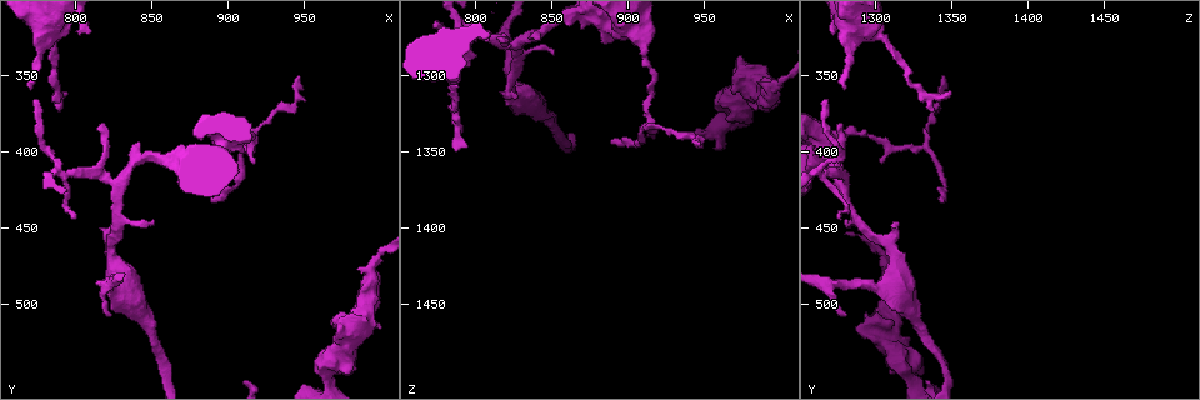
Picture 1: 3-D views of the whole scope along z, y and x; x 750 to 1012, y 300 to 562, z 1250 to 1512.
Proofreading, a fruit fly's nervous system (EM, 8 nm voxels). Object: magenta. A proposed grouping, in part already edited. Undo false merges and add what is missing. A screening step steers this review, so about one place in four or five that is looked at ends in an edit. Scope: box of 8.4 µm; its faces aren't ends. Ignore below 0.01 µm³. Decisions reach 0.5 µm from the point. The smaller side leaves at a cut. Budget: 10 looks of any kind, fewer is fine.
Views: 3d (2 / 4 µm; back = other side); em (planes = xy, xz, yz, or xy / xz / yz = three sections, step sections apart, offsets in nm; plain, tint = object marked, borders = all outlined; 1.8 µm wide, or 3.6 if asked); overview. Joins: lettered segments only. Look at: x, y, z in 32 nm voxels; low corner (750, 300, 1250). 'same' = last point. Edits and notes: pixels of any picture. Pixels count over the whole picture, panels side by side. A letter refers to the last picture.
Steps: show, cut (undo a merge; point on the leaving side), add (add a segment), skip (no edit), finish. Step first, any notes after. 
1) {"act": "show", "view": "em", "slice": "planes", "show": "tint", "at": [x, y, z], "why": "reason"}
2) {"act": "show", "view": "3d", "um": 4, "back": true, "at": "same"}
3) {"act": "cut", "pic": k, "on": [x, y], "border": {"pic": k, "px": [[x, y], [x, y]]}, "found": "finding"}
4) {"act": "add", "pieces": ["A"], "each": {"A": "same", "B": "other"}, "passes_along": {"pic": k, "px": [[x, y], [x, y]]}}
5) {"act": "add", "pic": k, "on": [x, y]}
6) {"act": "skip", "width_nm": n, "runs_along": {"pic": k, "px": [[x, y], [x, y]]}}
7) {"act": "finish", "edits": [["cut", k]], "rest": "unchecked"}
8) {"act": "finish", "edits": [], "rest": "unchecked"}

{"act": "show", "view": "3d", "um": 2, "at": [888, 432, 1344], "why": "tapers out"}

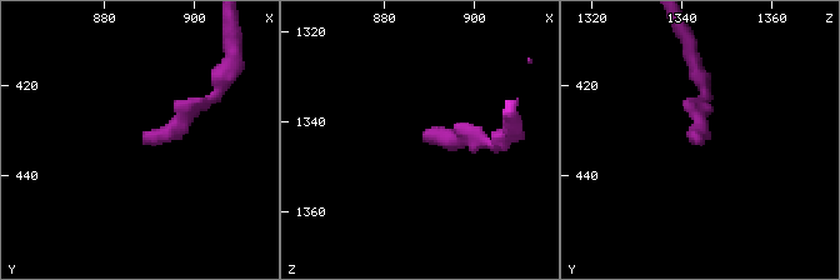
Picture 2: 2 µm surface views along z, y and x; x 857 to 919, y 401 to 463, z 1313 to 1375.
{"act": "show", "view": "em", "slice": "xz", "step": 8, "show": "tint", "at": [889, 431, 1342]}

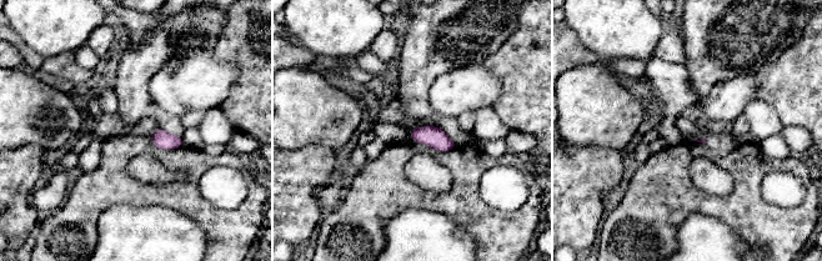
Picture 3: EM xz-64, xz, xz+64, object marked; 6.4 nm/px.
{"act": "show", "view": "em", "slice": "planes", "show": "borders", "at": "same", "why": "another direction"}

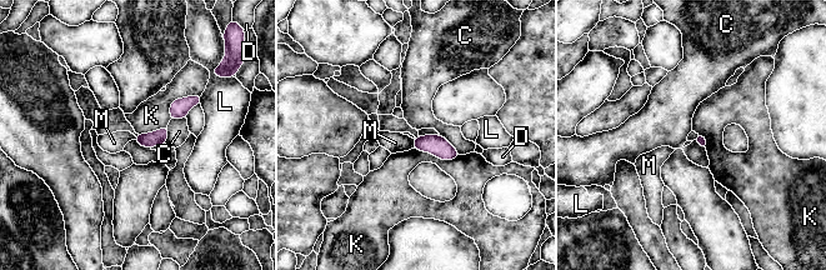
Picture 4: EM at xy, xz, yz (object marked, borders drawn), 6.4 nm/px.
{"act": "skip", "each": {"C": "other", "D": "other", "K": "other", "L": "other", "M": "other"}, "border": {"pic": 4, "px": [[412, 139], [414, 148]]}, "found": "no lettered segment goes on from it"}

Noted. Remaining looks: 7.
{"act": "show", "view": "em", "slice": "xy", "step": 16, "show": "tint", "at": [810, 320, 1272], "why": "branch stops here"}

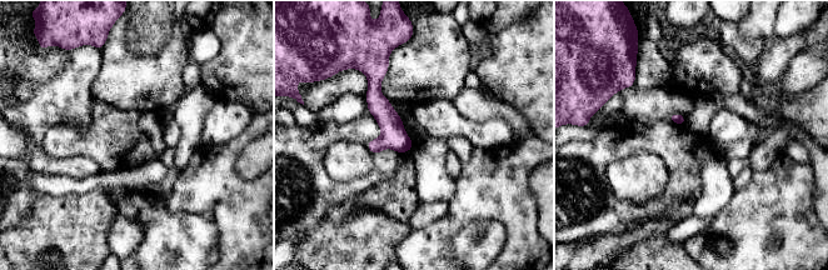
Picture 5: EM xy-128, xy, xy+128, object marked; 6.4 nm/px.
{"act": "show", "view": "em", "slice": "planes", "show": "borders", "at": "same"}

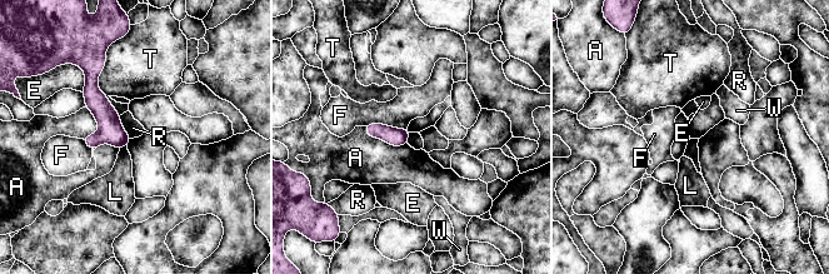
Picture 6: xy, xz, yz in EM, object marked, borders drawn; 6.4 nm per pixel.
{"act": "skip", "each": {"A": "other", "E": "other", "F": "other", "L": "other", "R": "other", "T": "other", "W": "other"}, "border": {"pic": 6, "px": [[119, 115], [121, 126], [131, 138]]}, "found": "none of them fits"}

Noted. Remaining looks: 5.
{"act": "show", "view": "em", "slice": "xz", "step": 16, "show": "borders", "at": [786, 362, 1350], "why": "long arm stops here"}

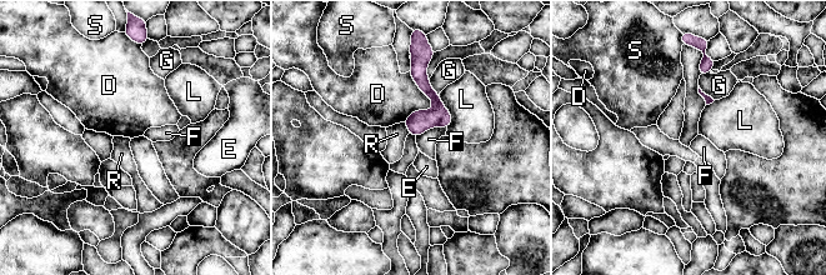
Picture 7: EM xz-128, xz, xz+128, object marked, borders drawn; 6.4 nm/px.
{"act": "skip", "each": {"D": "other", "E": "other", "F": "other", "G": "other", "L": "other", "R": "other", "S": "other"}, "runs_along": {"pic": 7, "px": [[417, 65], [436, 110], [416, 133]]}, "found": "none of them fits"}

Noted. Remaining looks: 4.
{"act": "show", "view": "em", "slice": "xy", "step": 4, "show": "borders", "at": [818, 380, 1274], "why": "branch stops here"}

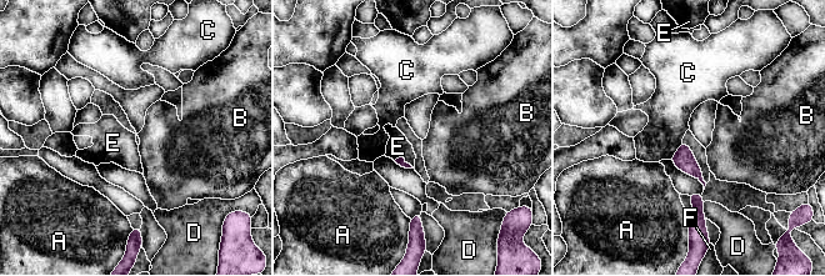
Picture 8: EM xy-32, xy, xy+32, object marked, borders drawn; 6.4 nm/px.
{"act": "show", "view": "em", "slice": "planes", "show": "borders", "at": "same"}

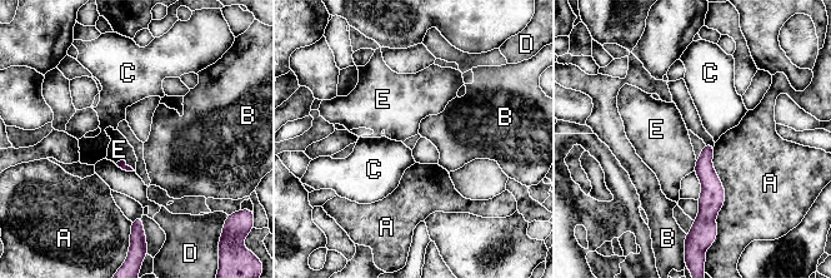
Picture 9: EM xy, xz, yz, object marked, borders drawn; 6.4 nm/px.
{"act": "skip", "each": {"A": "other", "B": "other", "C": "other", "D": "other", "E": "other"}, "border": {"pic": 9, "px": [[115, 163], [124, 160], [135, 170]]}, "found": "no lettered segment goes on from it"}

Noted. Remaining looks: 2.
{"act": "finish", "edits": [], "rest": "unchecked"}

